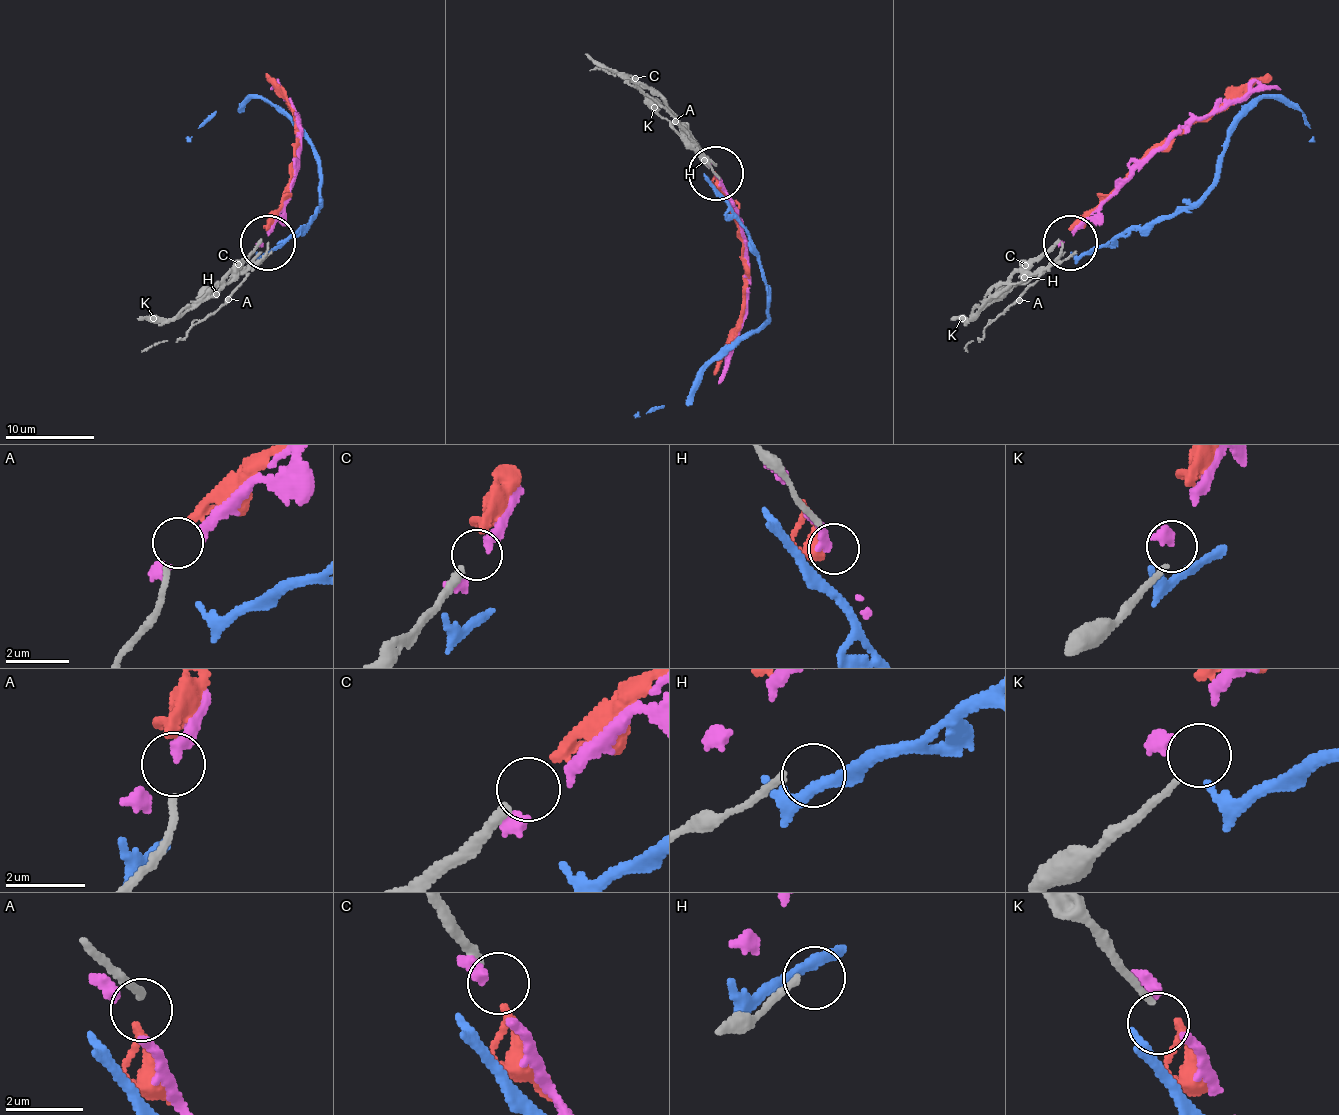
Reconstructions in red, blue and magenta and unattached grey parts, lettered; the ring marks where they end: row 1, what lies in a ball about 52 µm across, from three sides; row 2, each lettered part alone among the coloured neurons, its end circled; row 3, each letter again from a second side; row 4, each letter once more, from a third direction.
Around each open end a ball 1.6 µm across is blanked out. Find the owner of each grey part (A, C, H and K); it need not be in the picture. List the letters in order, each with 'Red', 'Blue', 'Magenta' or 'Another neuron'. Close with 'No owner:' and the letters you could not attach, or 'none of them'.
A: Another neuron
C: Red
H: Another neuron
K: Another neuron
No owner: A, H, K

